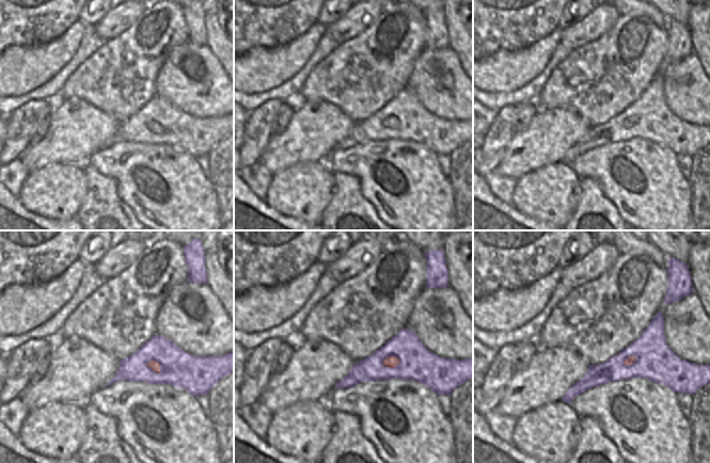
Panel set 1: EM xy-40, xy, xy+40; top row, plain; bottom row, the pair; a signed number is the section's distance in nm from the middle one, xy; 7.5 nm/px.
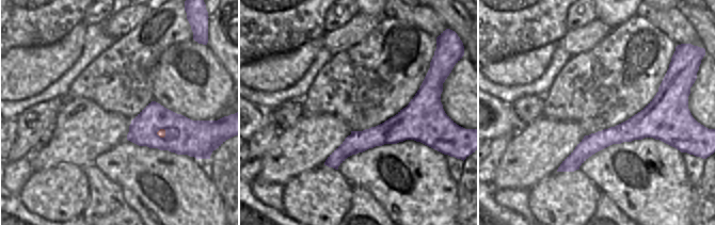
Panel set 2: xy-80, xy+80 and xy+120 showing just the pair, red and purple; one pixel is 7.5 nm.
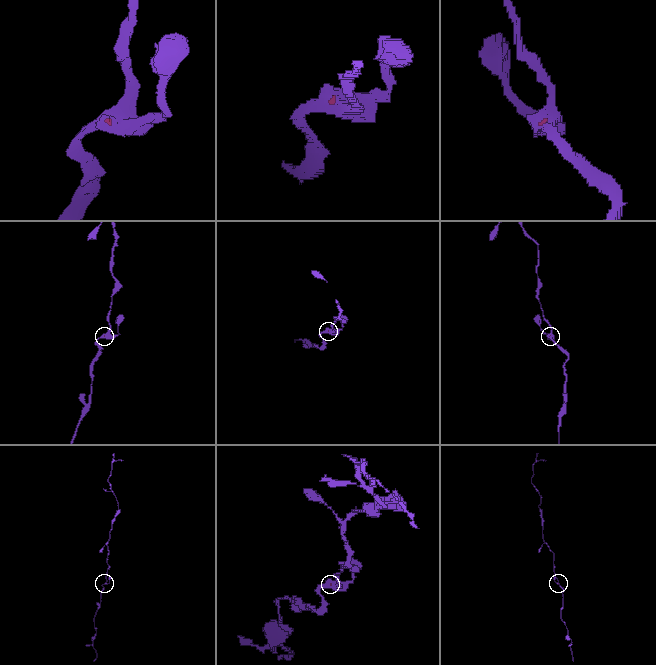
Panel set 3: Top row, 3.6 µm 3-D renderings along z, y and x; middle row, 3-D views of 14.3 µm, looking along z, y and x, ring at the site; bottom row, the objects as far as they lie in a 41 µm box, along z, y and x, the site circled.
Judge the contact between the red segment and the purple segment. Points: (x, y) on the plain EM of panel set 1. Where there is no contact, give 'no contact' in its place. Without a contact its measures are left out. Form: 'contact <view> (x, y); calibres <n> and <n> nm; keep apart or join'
contact xy (390, 117); calibres 90 and 260 nm; join

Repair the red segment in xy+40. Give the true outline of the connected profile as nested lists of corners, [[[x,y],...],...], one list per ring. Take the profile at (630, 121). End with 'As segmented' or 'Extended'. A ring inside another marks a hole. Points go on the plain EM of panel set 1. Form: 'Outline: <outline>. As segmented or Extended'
Outline: [[[659,73],[653,77],[641,97],[627,109],[599,126],[589,126],[585,135],[568,149],[563,162],[571,164],[578,156],[595,147],[631,139],[646,139],[652,143],[663,145],[676,154],[693,156],[699,149],[710,144],[710,126],[697,126],[684,122],[666,106],[664,78],[662,73]]]. Extended

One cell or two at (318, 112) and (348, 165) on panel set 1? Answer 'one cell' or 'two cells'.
two cells

